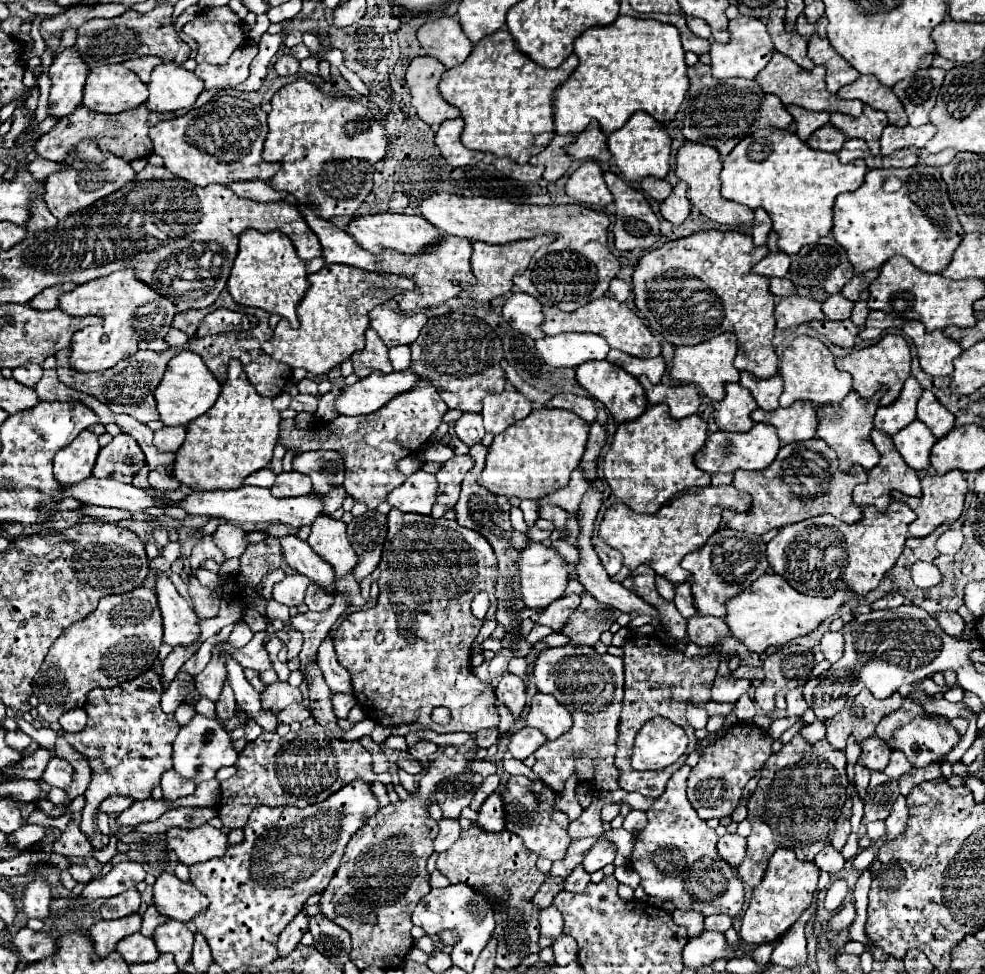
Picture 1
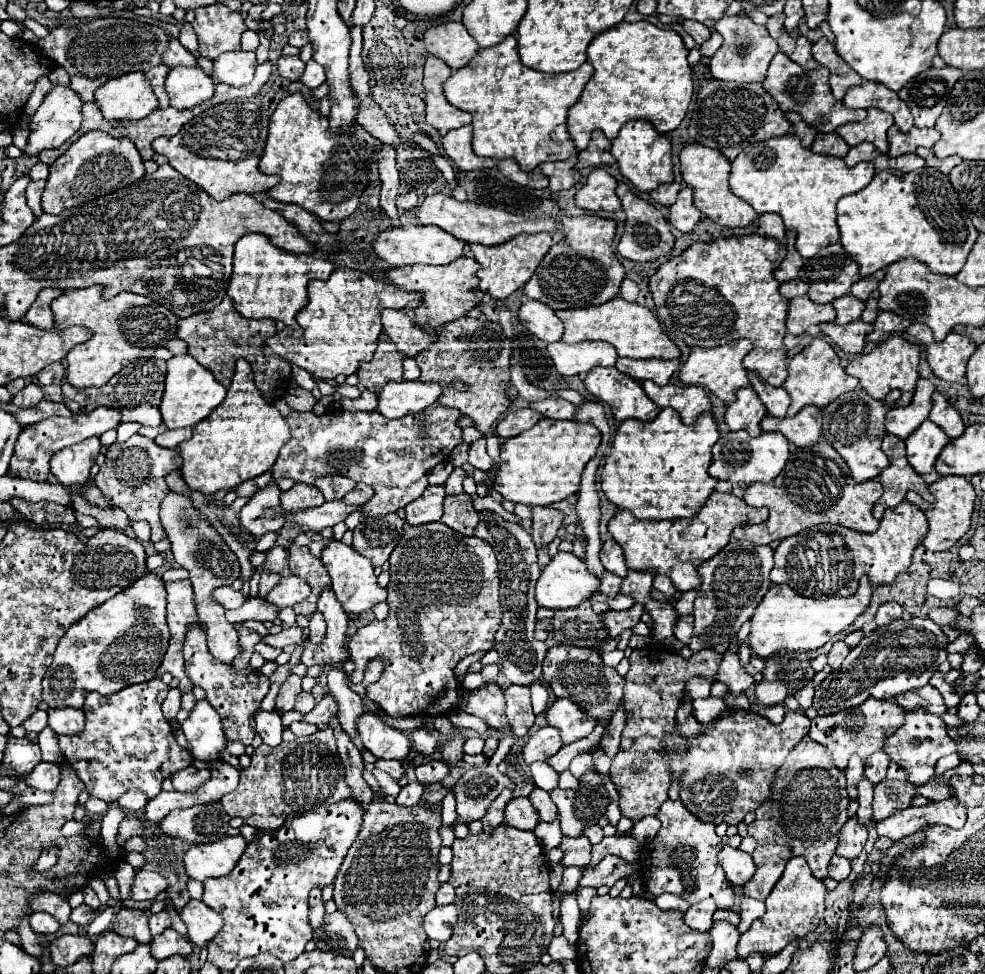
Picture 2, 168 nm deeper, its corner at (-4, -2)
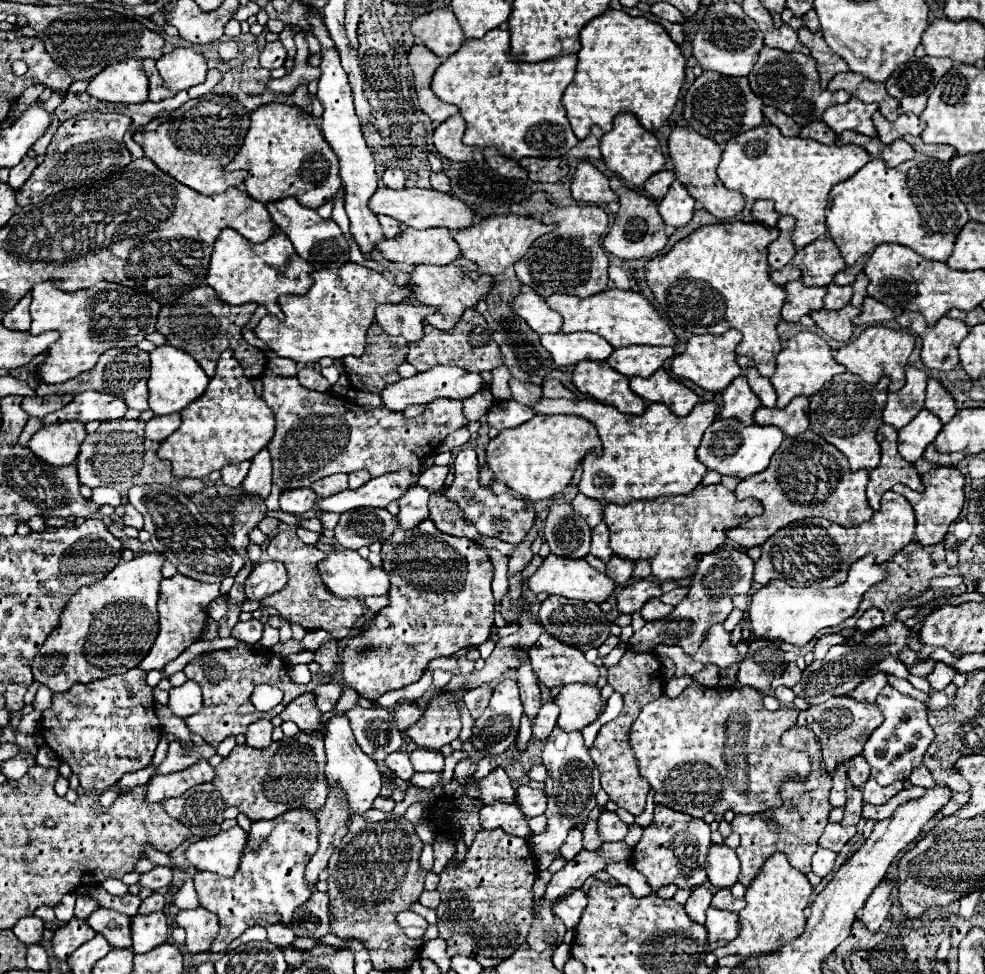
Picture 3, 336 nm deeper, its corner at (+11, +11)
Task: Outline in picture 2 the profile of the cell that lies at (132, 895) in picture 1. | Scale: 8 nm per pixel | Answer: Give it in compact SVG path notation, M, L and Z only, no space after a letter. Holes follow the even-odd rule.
M119 909L111 927L117 935L133 937L137 943L151 943L147 917L139 909Z

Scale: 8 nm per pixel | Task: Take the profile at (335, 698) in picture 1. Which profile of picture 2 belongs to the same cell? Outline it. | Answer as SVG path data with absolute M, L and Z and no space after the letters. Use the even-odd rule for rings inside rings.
M363 715L359 721L363 747L381 759L407 759L411 743L405 733L389 727L377 715Z

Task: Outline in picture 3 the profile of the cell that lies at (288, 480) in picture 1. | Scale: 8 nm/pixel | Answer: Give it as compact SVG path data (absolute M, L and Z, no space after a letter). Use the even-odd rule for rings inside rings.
M292 488L280 494L280 508L290 514L302 514L312 510L316 504L316 494L310 488Z

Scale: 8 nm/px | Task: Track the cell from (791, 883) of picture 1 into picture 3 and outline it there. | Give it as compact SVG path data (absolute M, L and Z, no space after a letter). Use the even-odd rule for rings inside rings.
M774 852L762 866L760 874L748 886L744 896L746 908L738 912L740 930L738 936L722 948L716 948L716 956L740 954L744 958L752 954L764 954L780 948L780 942L788 942L788 938L796 938L804 930L804 908L808 906L808 898L812 894L812 884L806 874L800 874L782 852Z

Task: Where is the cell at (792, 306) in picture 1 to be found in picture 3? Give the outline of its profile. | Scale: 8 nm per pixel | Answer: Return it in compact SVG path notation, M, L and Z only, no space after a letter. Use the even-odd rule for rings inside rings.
M800 280L788 282L784 290L786 302L782 306L782 320L786 322L798 322L804 314L820 310L822 298L826 294L826 288L808 288Z

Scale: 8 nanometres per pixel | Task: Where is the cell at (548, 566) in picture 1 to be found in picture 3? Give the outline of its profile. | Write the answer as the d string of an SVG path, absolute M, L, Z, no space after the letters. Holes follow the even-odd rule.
M550 554L544 558L544 562L540 564L540 568L526 580L528 588L534 594L556 594L556 596L564 596L564 598L574 598L574 600L592 600L592 602L604 602L612 590L614 590L614 582L606 578L606 574L598 572L596 568L592 568L584 558L564 558L564 556L556 556Z

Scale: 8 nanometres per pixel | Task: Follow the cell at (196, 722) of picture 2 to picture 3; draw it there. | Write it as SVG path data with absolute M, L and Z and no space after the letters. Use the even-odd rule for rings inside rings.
M188 680L186 684L182 684L178 688L172 688L170 690L168 708L180 720L186 720L188 716L200 712L202 710L202 692L200 692L200 686L196 682Z

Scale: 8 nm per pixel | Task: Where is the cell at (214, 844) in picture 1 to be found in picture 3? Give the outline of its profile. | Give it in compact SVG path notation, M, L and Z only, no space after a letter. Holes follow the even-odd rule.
M234 826L216 836L192 842L184 856L188 864L192 864L196 870L208 870L220 876L230 876L240 864L240 854L244 850L246 836L248 834L240 826Z

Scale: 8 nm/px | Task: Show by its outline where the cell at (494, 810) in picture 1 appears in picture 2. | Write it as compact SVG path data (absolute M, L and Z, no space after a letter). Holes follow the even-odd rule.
M527 797L511 799L505 807L505 823L523 831L533 831L539 825L539 813Z

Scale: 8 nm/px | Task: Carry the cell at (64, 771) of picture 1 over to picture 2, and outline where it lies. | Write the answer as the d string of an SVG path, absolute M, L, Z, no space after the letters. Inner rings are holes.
M39 763L35 771L31 771L23 781L39 791L53 791L59 785L61 779L61 769L59 765L53 763Z

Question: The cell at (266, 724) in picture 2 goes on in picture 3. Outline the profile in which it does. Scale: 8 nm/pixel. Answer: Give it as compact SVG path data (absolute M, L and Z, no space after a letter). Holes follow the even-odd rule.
M258 720L258 722L252 722L248 726L248 732L246 732L246 744L248 746L254 746L254 748L264 748L268 746L268 742L272 742L272 722L270 720Z

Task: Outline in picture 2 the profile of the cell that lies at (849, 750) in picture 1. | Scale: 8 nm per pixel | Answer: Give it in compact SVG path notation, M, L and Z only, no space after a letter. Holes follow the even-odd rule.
M855 755L849 761L849 767L845 770L847 789L849 789L849 797L855 799L855 787L863 777L863 761L857 759Z

